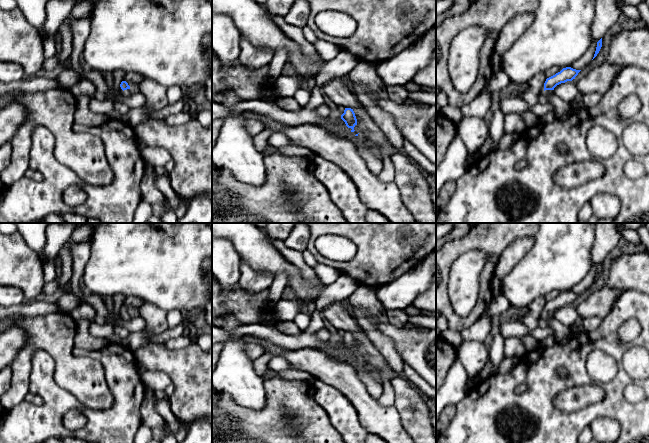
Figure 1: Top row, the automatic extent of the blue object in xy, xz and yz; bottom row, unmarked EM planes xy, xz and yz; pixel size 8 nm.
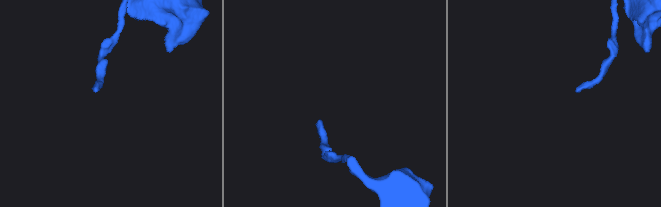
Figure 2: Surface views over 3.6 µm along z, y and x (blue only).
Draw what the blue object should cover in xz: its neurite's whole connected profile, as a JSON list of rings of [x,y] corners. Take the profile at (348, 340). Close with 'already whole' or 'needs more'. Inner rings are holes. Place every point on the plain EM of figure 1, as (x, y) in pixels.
[[[345,332],[344,337],[341,339],[341,343],[345,346],[348,352],[351,352],[351,356],[354,356],[354,351],[357,349],[357,343],[353,333]]]; already whole

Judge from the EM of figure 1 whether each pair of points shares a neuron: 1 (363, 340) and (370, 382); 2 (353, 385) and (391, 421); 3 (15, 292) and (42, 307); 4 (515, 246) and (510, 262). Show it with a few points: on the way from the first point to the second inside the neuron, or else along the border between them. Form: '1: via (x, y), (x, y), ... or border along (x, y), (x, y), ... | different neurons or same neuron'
1: border along (361, 361), (383, 388) | different neurons
2: via (359, 395), (381, 417) | same neuron
3: border along (25, 300), (10, 306) | different neurons
4: via (515, 250), (510, 258) | same neuron

